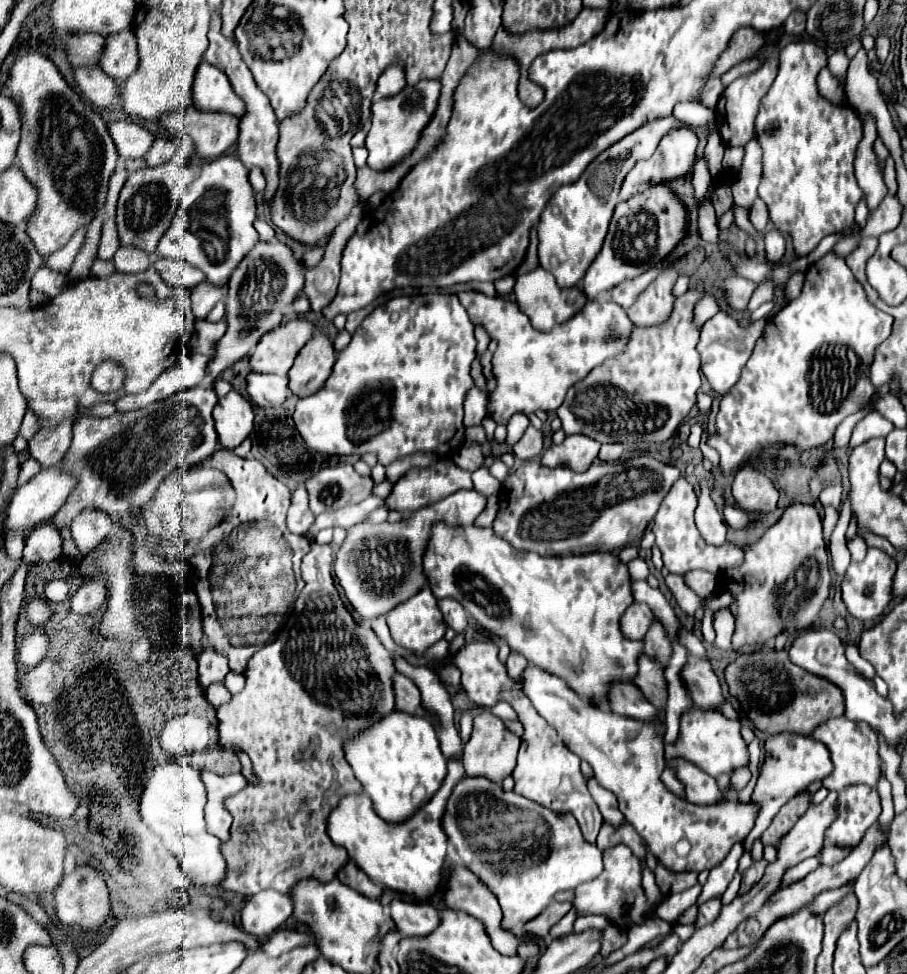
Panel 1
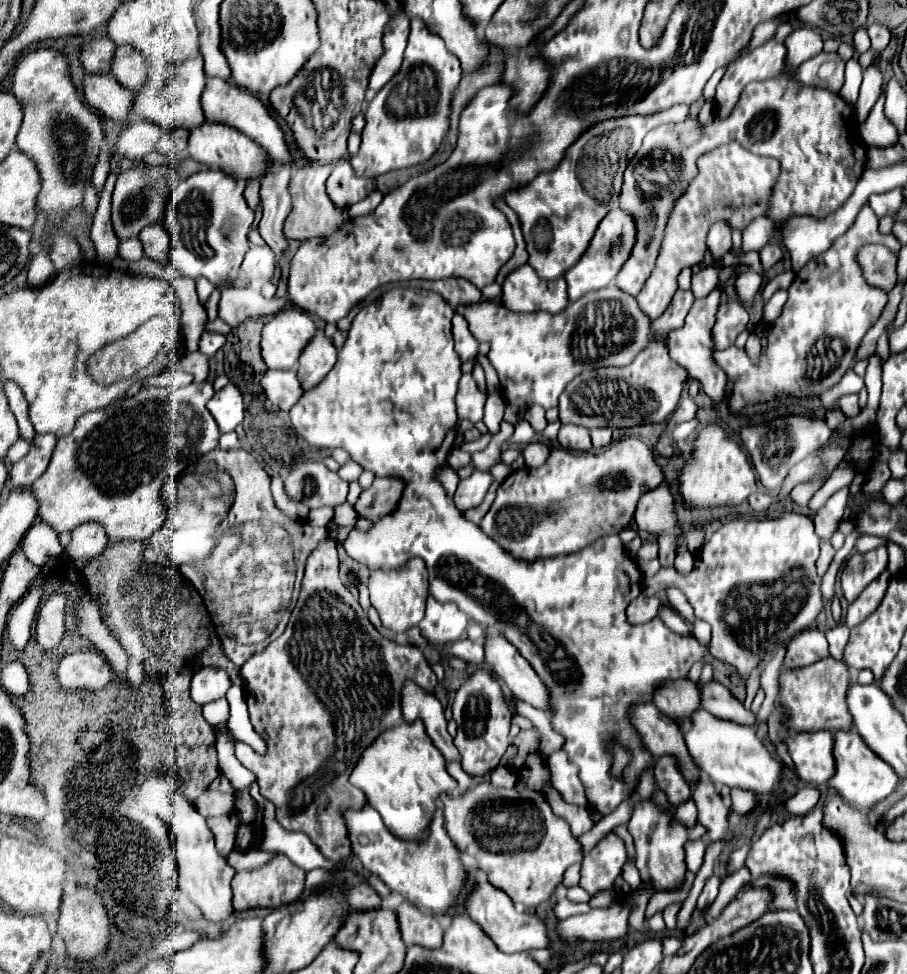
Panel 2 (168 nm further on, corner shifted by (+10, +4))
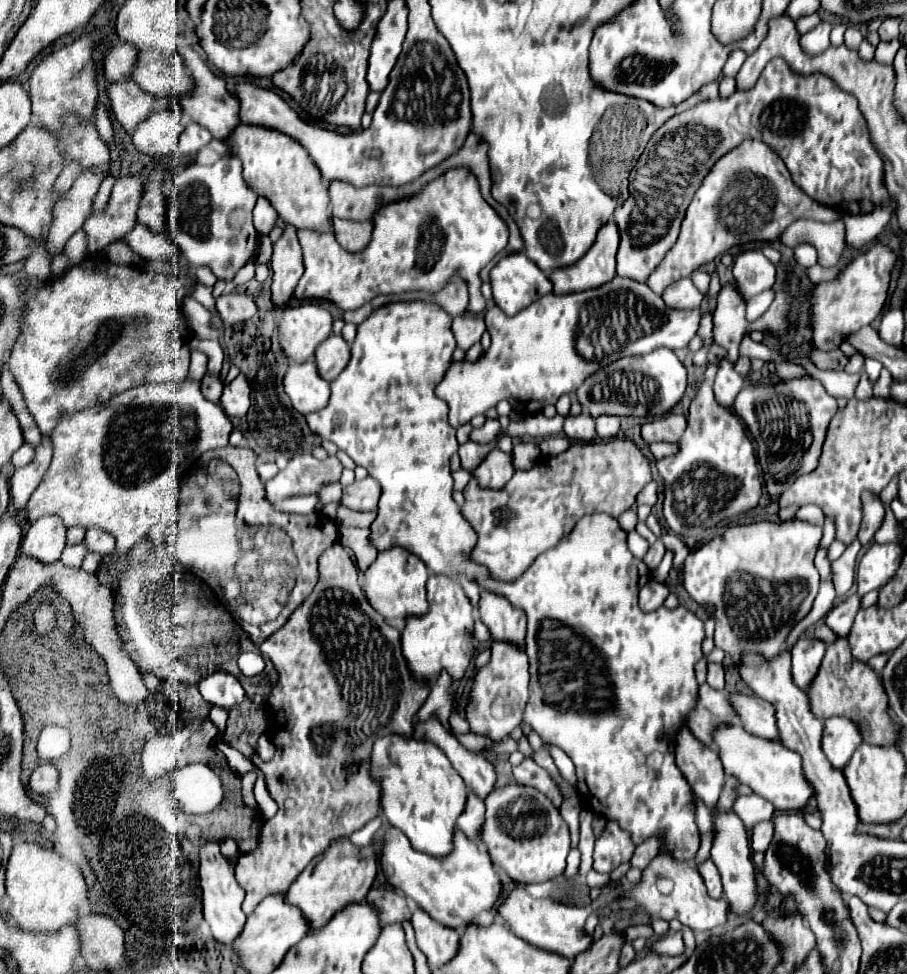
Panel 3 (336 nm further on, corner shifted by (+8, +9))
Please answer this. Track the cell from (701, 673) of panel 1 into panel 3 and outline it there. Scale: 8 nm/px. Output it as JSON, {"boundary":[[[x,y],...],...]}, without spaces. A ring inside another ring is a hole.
{"boundary":[[[731,695],[733,707],[737,707],[737,717],[743,721],[745,731],[765,739],[777,739],[777,719],[775,707],[761,697]]]}

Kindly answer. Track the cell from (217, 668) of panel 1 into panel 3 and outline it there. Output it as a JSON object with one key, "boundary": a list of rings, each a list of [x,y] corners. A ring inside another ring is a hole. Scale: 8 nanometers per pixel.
{"boundary":[[[223,671],[205,677],[199,683],[199,691],[205,701],[225,709],[231,709],[233,705],[239,705],[245,699],[245,689],[241,687],[241,683],[233,675]]]}

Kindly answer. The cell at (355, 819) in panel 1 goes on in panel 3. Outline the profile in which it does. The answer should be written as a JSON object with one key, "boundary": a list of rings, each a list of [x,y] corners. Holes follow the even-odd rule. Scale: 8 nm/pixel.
{"boundary":[[[395,827],[387,829],[385,845],[381,855],[381,867],[389,883],[401,889],[417,907],[427,911],[437,923],[461,931],[483,911],[489,911],[499,901],[503,883],[493,871],[491,857],[485,851],[479,851],[461,831],[455,835],[455,847],[445,859],[429,857],[411,847],[409,839]]]}

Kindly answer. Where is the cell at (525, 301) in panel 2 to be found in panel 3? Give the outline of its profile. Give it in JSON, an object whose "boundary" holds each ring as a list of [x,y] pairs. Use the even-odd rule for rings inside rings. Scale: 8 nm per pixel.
{"boundary":[[[511,253],[503,257],[489,273],[495,305],[507,313],[515,315],[529,307],[541,295],[551,293],[549,277],[523,253]]]}

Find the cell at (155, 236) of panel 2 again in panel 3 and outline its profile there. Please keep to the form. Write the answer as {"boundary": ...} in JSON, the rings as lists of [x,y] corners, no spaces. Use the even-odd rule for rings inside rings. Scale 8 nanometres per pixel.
{"boundary":[[[145,181],[137,217],[139,223],[145,223],[151,231],[165,231],[165,197],[161,193],[161,181]]]}

